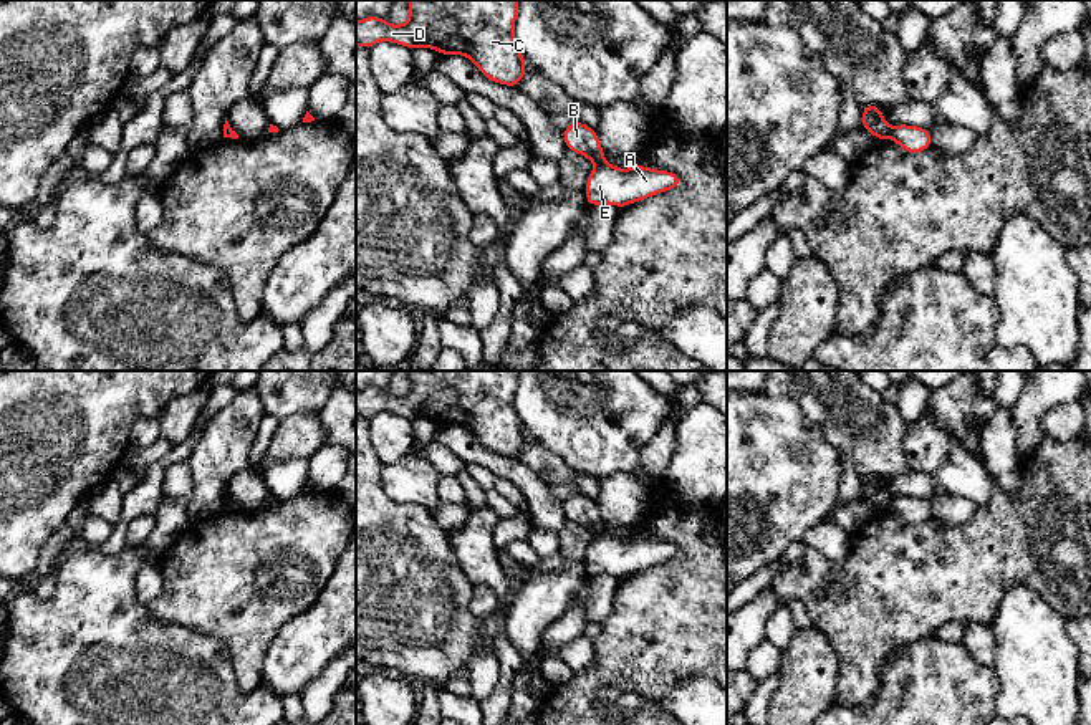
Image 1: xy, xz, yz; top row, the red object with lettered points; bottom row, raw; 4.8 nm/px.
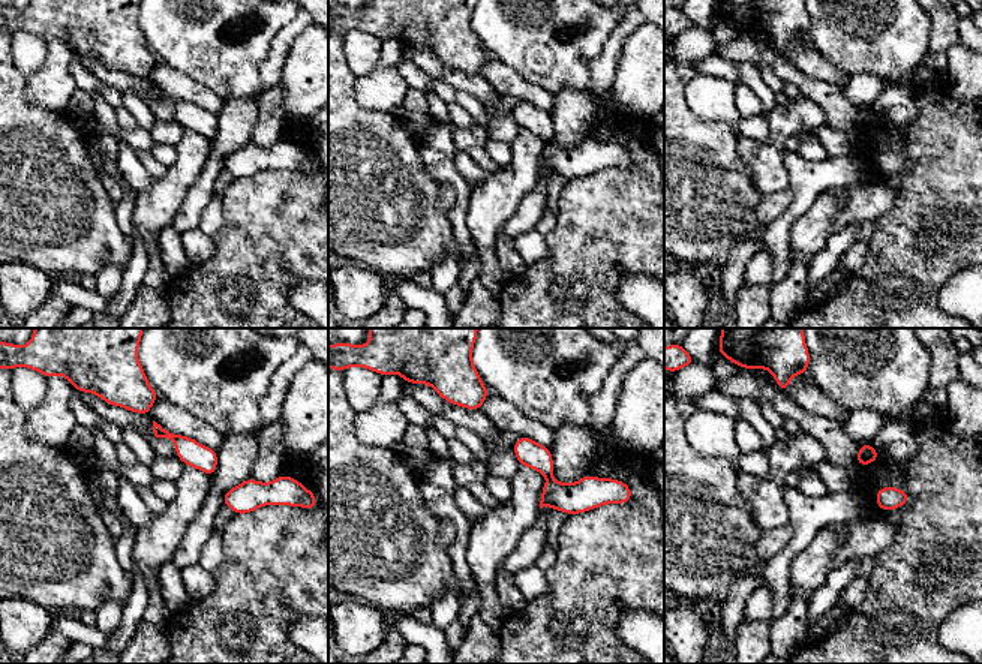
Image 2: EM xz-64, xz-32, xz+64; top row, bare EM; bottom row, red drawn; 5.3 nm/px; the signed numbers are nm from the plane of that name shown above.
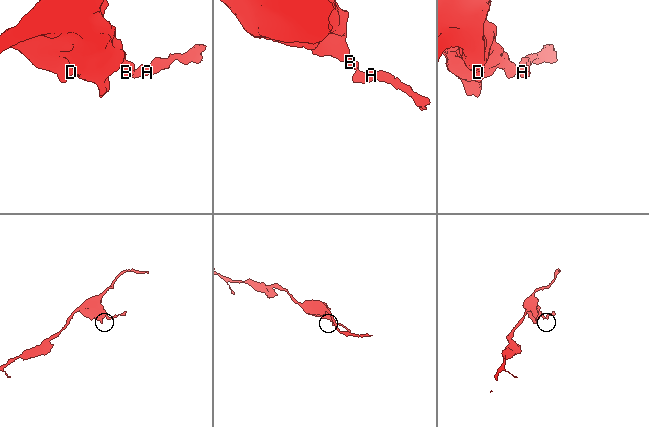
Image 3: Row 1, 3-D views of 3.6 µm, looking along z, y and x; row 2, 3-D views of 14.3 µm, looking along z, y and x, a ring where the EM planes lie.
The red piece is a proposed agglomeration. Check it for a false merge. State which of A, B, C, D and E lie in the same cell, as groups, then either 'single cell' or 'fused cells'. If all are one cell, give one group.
A E / B C D | fused cells

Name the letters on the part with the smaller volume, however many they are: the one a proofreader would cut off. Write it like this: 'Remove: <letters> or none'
Remove: A, E

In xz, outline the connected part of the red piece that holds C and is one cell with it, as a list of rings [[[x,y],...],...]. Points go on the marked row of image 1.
[[[407,0],[409,20],[391,25],[381,17],[356,22],[356,45],[371,48],[386,40],[411,48],[429,46],[439,55],[462,55],[493,83],[517,88],[528,66],[513,36],[518,0]]]

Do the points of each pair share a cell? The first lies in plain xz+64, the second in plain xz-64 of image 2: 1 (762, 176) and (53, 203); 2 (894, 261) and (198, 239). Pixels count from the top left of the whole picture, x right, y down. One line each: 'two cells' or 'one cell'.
1: two cells
2: two cells

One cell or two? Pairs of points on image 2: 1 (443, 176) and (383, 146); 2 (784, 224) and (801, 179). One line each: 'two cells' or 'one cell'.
1: two cells
2: one cell

